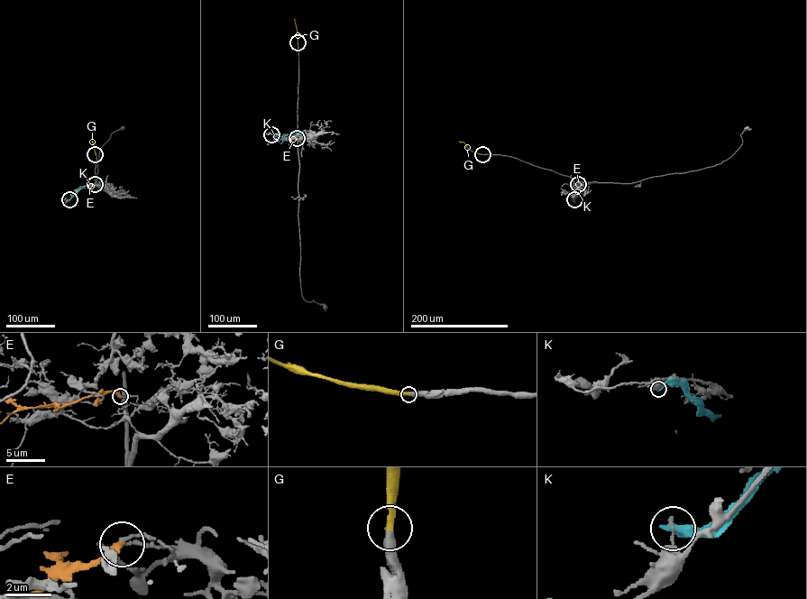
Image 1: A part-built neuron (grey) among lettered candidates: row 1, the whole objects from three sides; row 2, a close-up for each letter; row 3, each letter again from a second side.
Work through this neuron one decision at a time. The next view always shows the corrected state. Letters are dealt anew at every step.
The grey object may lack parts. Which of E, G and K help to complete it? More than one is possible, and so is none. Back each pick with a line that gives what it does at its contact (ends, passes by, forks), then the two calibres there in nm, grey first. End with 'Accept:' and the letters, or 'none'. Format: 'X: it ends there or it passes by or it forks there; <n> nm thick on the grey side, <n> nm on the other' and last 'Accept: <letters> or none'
G: it ends there; 480 nm thick on the grey side, 360 nm on the other
Accept: G

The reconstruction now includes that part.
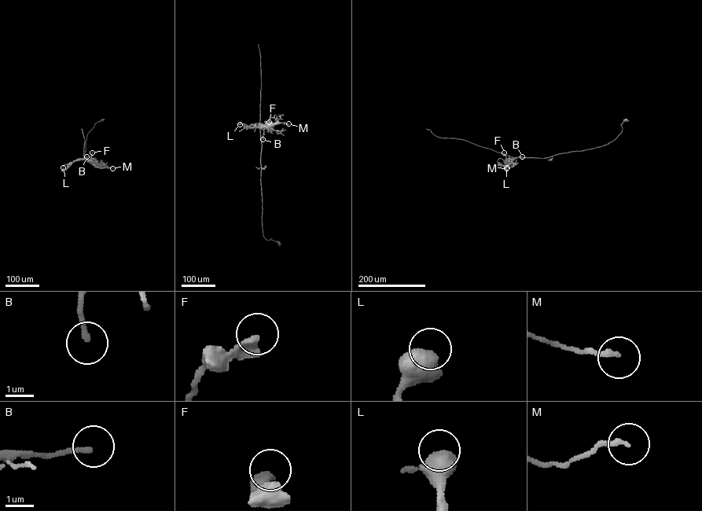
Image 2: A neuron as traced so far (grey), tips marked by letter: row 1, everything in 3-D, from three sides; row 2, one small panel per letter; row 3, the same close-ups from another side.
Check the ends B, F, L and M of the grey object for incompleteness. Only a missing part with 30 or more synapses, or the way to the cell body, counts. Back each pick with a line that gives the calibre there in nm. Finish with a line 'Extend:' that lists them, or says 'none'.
Extend: none

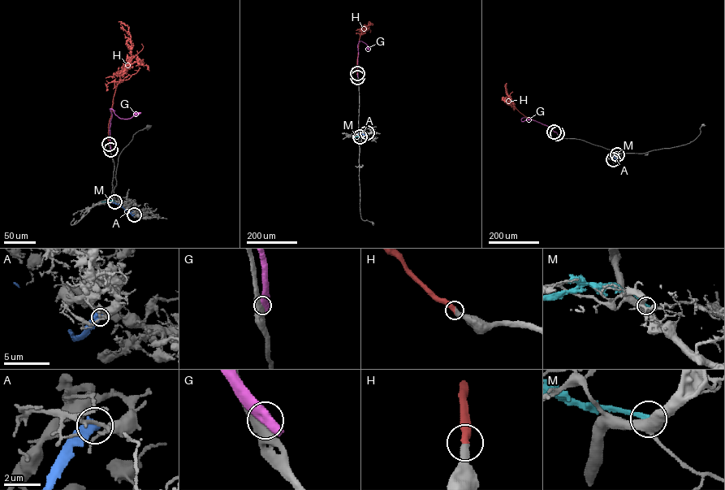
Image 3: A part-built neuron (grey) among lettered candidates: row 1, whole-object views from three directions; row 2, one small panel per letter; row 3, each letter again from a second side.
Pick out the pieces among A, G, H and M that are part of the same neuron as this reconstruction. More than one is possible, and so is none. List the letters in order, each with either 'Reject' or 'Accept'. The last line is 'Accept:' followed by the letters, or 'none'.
A: Reject
G: Reject
H: Accept
M: Reject
Accept: H

